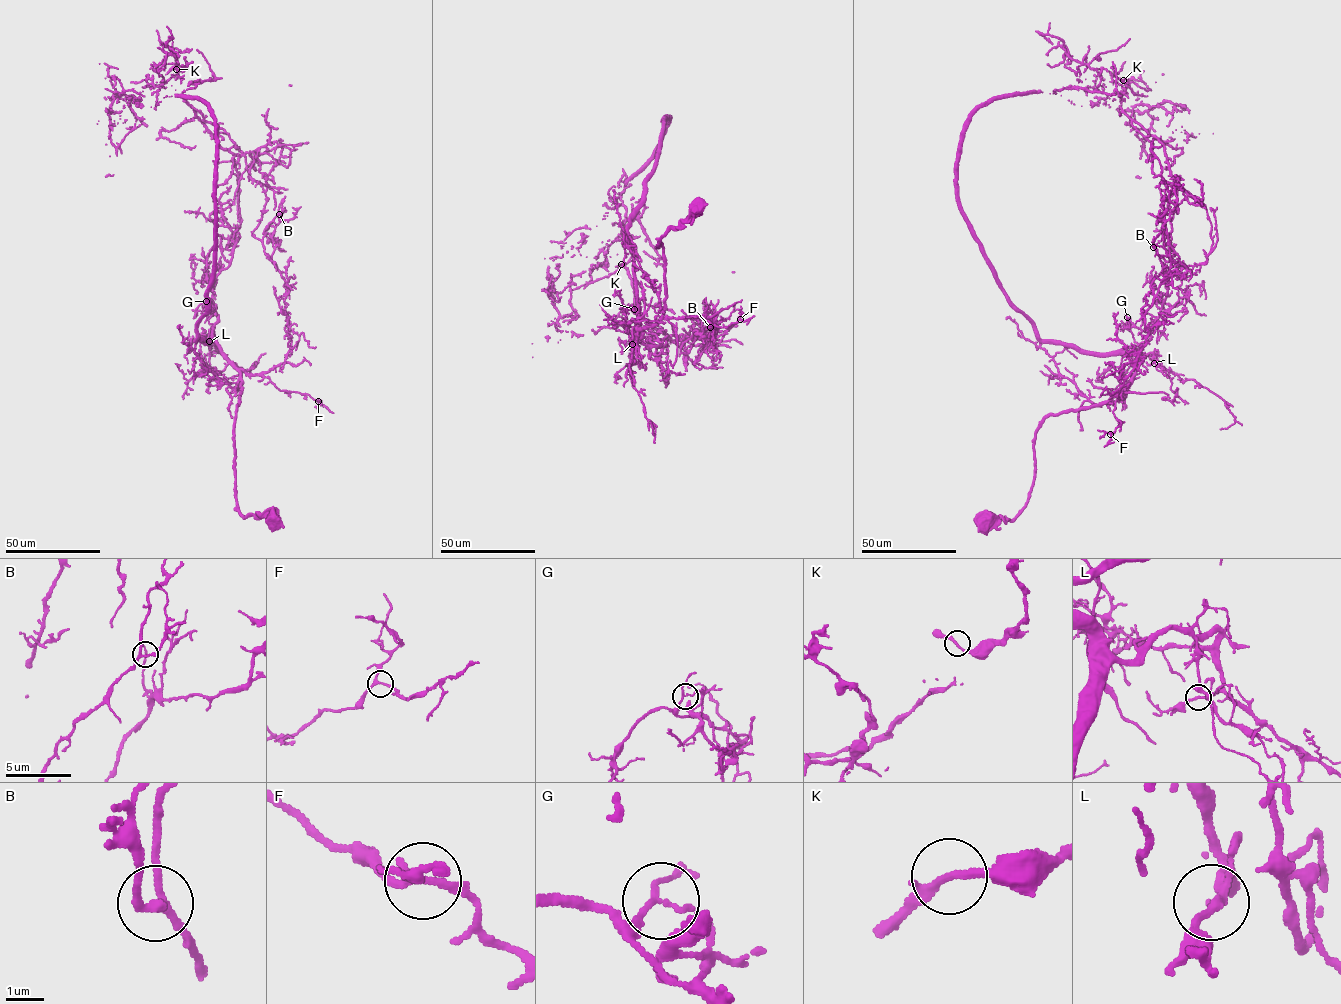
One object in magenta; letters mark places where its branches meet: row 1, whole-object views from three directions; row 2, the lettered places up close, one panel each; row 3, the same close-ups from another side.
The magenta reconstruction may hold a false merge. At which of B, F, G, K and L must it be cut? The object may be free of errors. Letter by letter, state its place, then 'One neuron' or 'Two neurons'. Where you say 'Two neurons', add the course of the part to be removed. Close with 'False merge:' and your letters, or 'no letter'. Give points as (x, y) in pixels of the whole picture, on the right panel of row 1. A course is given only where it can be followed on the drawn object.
B: Place: (1153, 247). One neuron
F: Place: (1110, 434). One neuron
G: Place: (1127, 317). Two neurons. Course of the part to remove: (1127, 317), (1134, 342), (1139, 346), (1138, 358), (1147, 369)
K: Place: (1123, 80). One neuron
L: Place: (1154, 363). One neuron
False merge: G

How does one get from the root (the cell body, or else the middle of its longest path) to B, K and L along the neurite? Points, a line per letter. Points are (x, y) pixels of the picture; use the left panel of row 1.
B: (273, 518), (238, 509), (234, 426), (240, 370), (267, 373), (290, 348), (289, 286), (262, 242), (279, 214)
K: (273, 518), (238, 509), (242, 380), (211, 335), (235, 163), (146, 84), (176, 69)
L: (273, 518), (243, 516), (238, 509), (234, 426), (242, 380), (213, 331), (209, 341)

